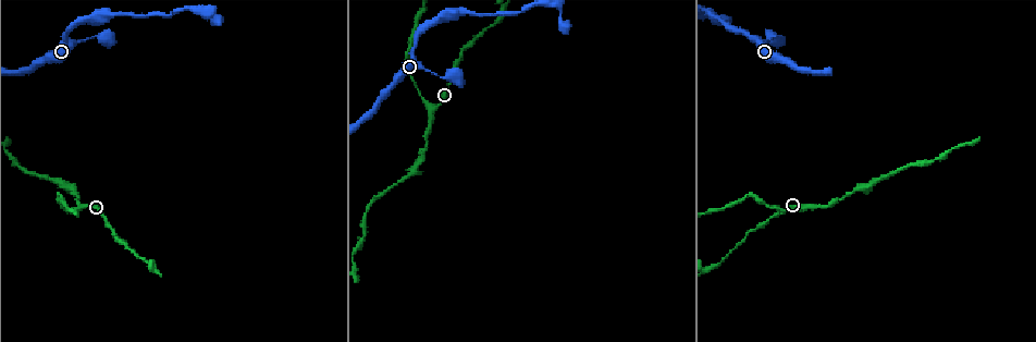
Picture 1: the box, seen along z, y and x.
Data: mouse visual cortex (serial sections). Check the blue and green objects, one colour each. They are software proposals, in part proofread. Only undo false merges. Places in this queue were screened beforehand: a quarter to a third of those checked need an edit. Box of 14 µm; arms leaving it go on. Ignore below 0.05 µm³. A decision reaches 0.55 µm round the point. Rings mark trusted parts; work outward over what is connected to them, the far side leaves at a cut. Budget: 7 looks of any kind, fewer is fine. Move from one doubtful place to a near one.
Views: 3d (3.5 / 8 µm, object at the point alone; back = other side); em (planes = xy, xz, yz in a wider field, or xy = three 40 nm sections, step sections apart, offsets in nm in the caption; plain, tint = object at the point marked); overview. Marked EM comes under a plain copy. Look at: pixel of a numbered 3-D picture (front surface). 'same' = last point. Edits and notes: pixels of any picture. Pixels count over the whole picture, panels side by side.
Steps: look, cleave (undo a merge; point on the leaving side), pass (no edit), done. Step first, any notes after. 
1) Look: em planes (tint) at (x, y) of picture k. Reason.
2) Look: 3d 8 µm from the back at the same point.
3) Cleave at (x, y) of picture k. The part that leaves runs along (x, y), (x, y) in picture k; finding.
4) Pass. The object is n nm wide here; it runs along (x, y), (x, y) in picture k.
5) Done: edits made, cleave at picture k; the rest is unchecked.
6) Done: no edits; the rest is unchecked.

Look: 3d 3.5 µm at (712, 266) of picture 1. Three-way junction.

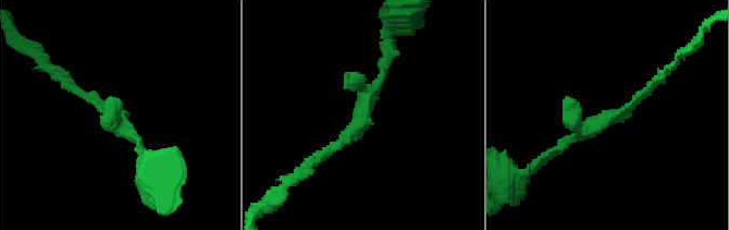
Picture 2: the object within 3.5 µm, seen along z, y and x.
Look: em xy step 1 (tint) at (359, 125) of picture 2. 3 arms meet here; the arms are 150, 150, 250 nm wide; now the EM.

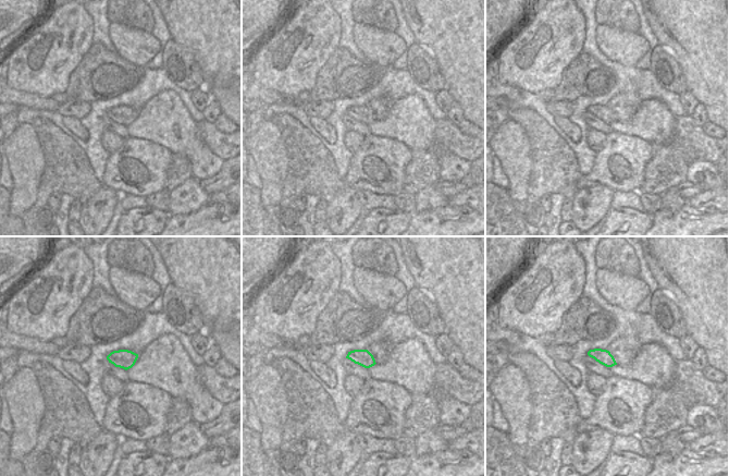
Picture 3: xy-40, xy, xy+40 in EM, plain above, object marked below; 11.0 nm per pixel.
Look: em xy step 3 (tint) at the same point.

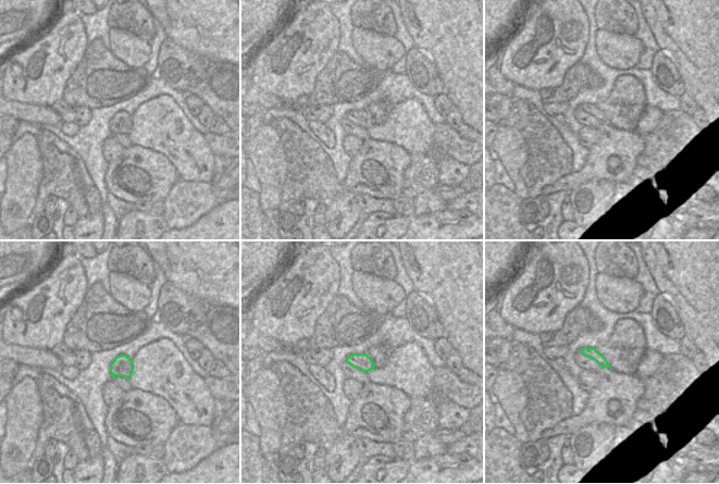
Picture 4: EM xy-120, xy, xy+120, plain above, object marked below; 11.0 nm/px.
Pass. The object is 190 nm wide here; it runs along (310, 166), (365, 116), (354, 76) in picture 2; one cell here.

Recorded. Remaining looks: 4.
Look: 3d 8 µm at (561, 18) of picture 1. Thick turns thin.

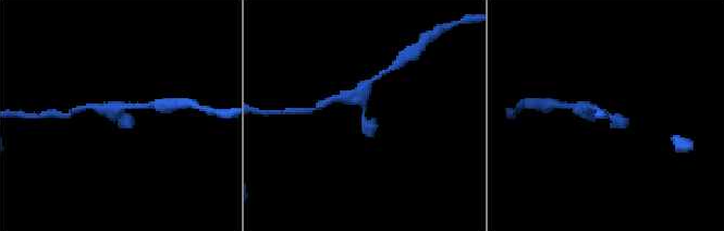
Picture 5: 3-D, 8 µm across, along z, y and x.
Look: em xy step 2 (tint) at (363, 114) of picture 5. Now the EM.

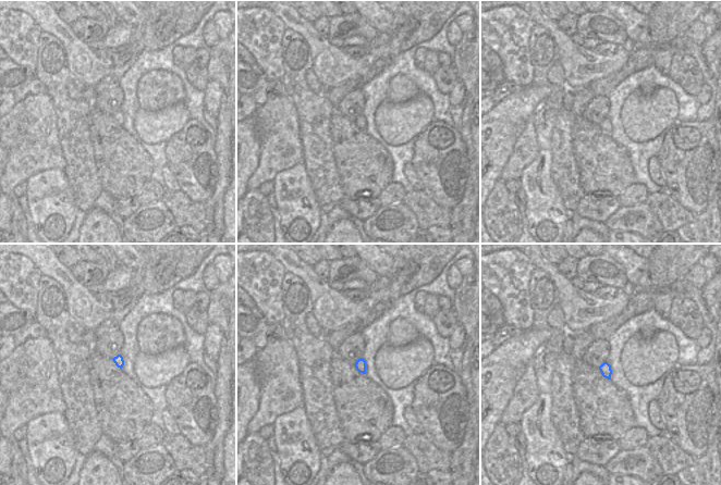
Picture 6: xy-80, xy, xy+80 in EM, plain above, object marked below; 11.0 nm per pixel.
Pass. It runs along (347, 97), (362, 100), (373, 136) in picture 5; one cell here.

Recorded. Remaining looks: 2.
Look: em xy step 1 (tint) at (65, 183) of picture 1. Narrows sharply.

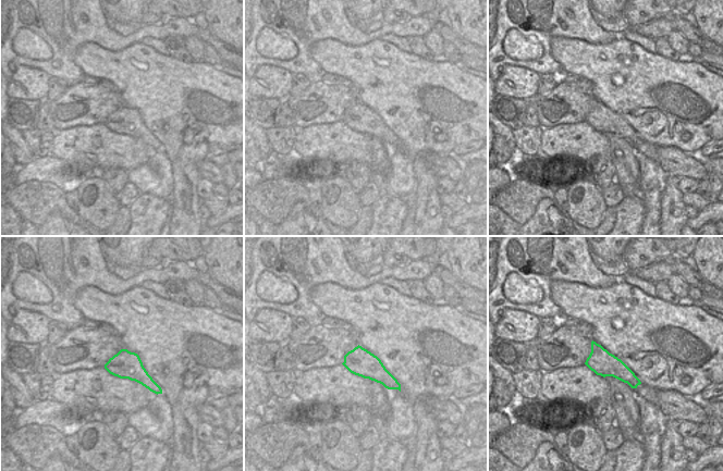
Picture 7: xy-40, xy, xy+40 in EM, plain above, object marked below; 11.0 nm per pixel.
Look: 3d 3.5 µm at the same point. Wider look.

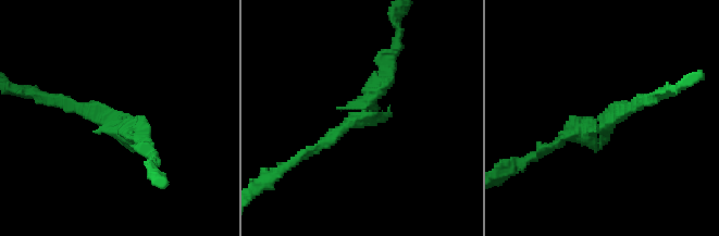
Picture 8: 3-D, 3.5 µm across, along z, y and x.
Pass. The object is 300 nm wide here; it runs along (389, 61), (363, 116), (306, 152) in picture 8; all the same cell.

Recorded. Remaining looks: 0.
Done: no edits; the rest is unchecked.

